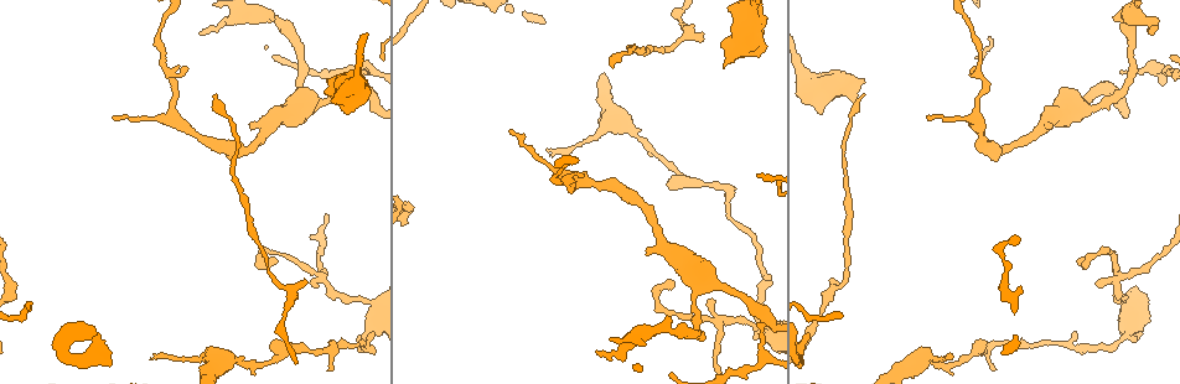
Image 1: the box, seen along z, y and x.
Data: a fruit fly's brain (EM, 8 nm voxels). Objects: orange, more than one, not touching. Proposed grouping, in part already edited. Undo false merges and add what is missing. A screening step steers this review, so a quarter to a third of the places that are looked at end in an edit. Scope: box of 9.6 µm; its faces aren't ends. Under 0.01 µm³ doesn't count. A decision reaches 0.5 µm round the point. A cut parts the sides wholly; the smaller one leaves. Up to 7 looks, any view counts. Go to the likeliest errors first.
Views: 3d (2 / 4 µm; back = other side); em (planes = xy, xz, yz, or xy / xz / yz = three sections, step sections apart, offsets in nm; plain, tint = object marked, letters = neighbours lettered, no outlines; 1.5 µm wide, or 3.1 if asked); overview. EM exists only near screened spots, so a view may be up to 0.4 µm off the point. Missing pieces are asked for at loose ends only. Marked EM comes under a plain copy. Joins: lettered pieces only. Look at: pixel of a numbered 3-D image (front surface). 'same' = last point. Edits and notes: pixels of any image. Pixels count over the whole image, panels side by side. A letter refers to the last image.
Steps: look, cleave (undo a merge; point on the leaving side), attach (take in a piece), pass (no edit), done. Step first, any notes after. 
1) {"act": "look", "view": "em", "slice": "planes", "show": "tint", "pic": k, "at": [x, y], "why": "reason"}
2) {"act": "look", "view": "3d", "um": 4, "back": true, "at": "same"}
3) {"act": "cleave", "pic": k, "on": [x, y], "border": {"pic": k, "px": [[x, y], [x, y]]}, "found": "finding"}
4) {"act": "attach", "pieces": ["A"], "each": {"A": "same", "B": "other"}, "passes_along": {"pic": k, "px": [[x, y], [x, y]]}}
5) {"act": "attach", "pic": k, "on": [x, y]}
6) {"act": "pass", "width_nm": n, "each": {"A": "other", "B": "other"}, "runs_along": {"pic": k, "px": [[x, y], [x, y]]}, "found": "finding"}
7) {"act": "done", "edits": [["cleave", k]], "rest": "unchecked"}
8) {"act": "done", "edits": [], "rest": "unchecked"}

{"act": "look", "view": "em", "slice": "planes", "show": "letters", "pic": 1, "at": [614, 66], "why": "thin end"}

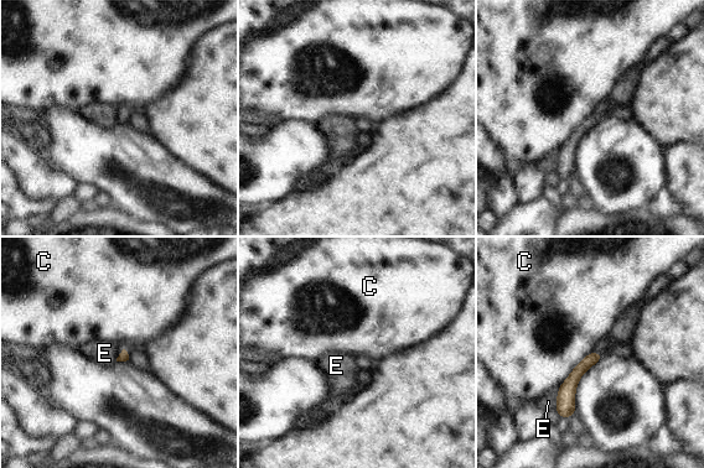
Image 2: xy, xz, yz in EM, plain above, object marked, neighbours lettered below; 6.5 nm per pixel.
{"act": "pass", "each": {"C": "other", "E": "other"}, "border": {"pic": 2, "px": [[594, 350], [558, 386]]}, "found": "no lettered piece goes on from it"}

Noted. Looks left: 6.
{"act": "look", "view": "3d", "um": 4, "pic": 1, "at": [321, 350], "why": "calibre changes"}

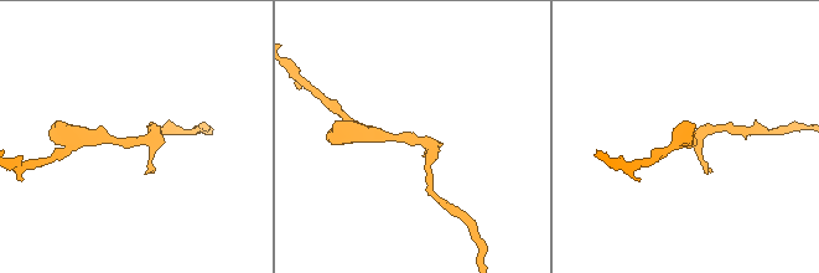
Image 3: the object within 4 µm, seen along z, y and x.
{"act": "look", "view": "em", "slice": "planes", "show": "letters", "pic": 3, "at": [128, 141], "why": "shape alone is not enough"}

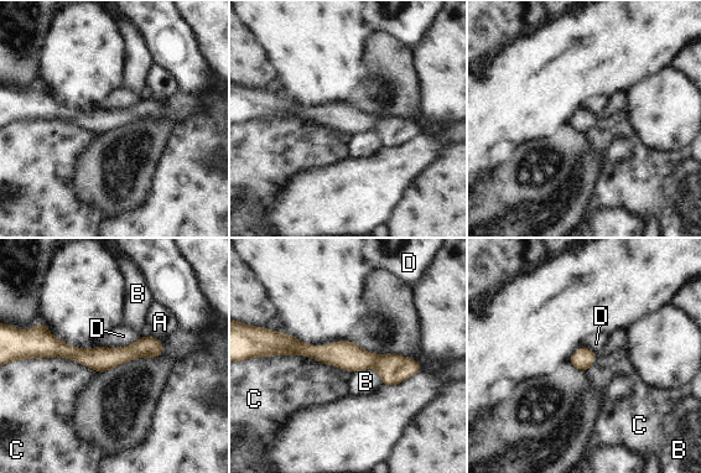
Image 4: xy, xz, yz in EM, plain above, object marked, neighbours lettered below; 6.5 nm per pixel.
{"act": "pass", "longest_contact_nm": ["C", 550], "each": {"A": "other", "B": "other", "C": "other", "D": "other"}, "runs_along": {"pic": 4, "px": [[263, 351], [299, 347], [411, 363]]}, "found": "all the same neuron"}

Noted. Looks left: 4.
{"act": "look", "view": "em", "slice": "yz", "step": 4, "show": "letters", "pic": 1, "at": [972, 26], "why": "narrows sharply"}

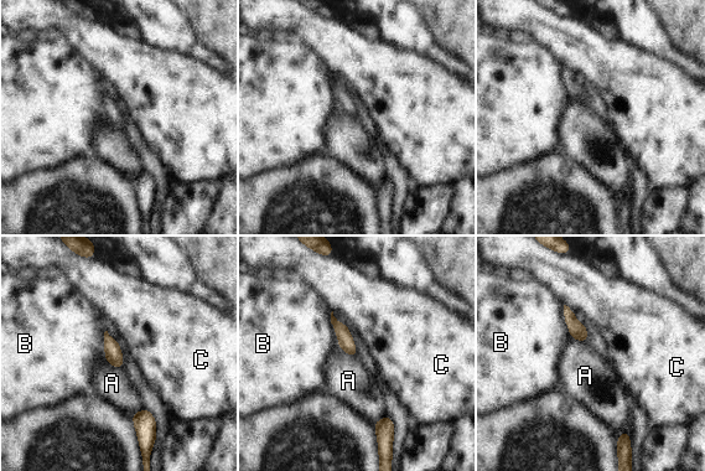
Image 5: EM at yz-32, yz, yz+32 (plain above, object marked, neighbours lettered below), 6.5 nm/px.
{"act": "pass", "each": {"A": "other", "B": "other", "C": "other"}, "border": {"pic": 5, "px": [[341, 348], [357, 357]]}, "found": "all the same neuron"}

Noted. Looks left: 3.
{"act": "done", "edits": [], "rest": "unchecked"}

